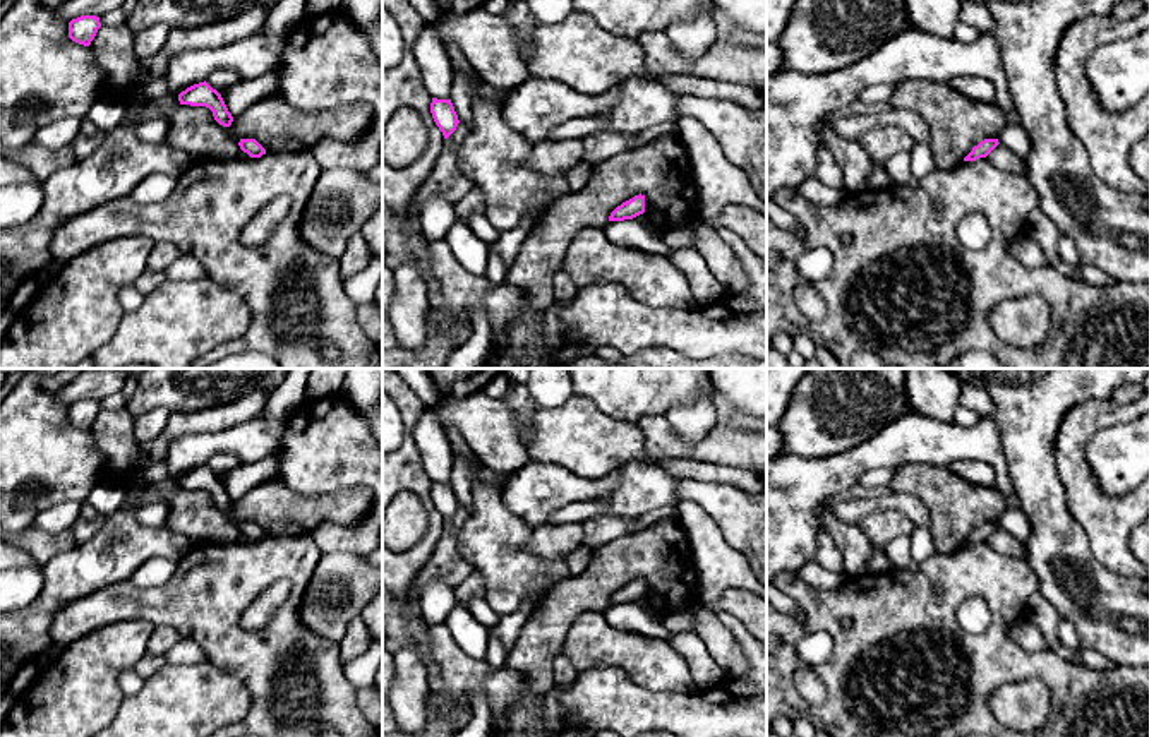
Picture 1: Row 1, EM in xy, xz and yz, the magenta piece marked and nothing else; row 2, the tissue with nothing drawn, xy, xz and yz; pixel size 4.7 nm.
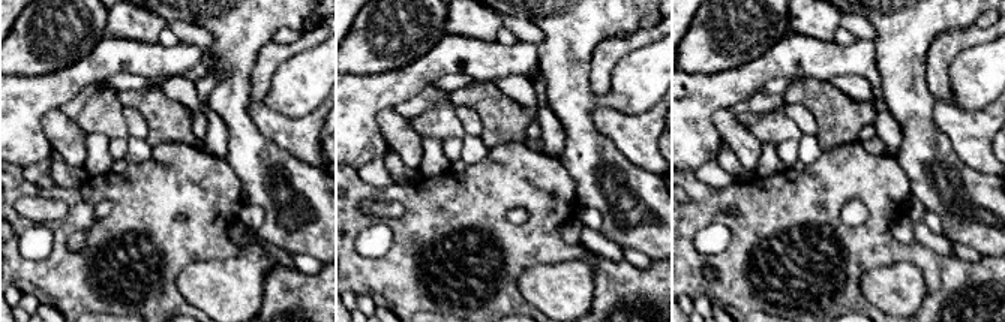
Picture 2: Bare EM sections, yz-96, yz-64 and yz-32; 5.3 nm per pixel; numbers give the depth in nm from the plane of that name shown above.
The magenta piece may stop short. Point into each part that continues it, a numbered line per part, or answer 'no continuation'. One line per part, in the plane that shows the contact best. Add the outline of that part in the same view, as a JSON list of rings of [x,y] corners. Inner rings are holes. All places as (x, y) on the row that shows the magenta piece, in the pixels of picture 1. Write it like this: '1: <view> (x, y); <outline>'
no continuation

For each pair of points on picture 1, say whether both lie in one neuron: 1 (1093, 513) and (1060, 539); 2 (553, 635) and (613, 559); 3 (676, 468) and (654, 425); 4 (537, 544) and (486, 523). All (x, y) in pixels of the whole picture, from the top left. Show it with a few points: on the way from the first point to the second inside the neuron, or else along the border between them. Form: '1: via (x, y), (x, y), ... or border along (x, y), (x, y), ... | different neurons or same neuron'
1: border along (1064, 487), (1067, 509), (1082, 528), (1098, 561) | different neurons
2: via (558, 616), (595, 578) | same neuron
3: border along (642, 431), (654, 458), (710, 463) | different neurons
4: border along (530, 530), (527, 547), (546, 559) | different neurons

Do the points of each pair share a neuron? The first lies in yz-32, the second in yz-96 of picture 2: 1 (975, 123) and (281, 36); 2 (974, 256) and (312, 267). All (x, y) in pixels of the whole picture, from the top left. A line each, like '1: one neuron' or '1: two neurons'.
1: two neurons
2: one neuron

